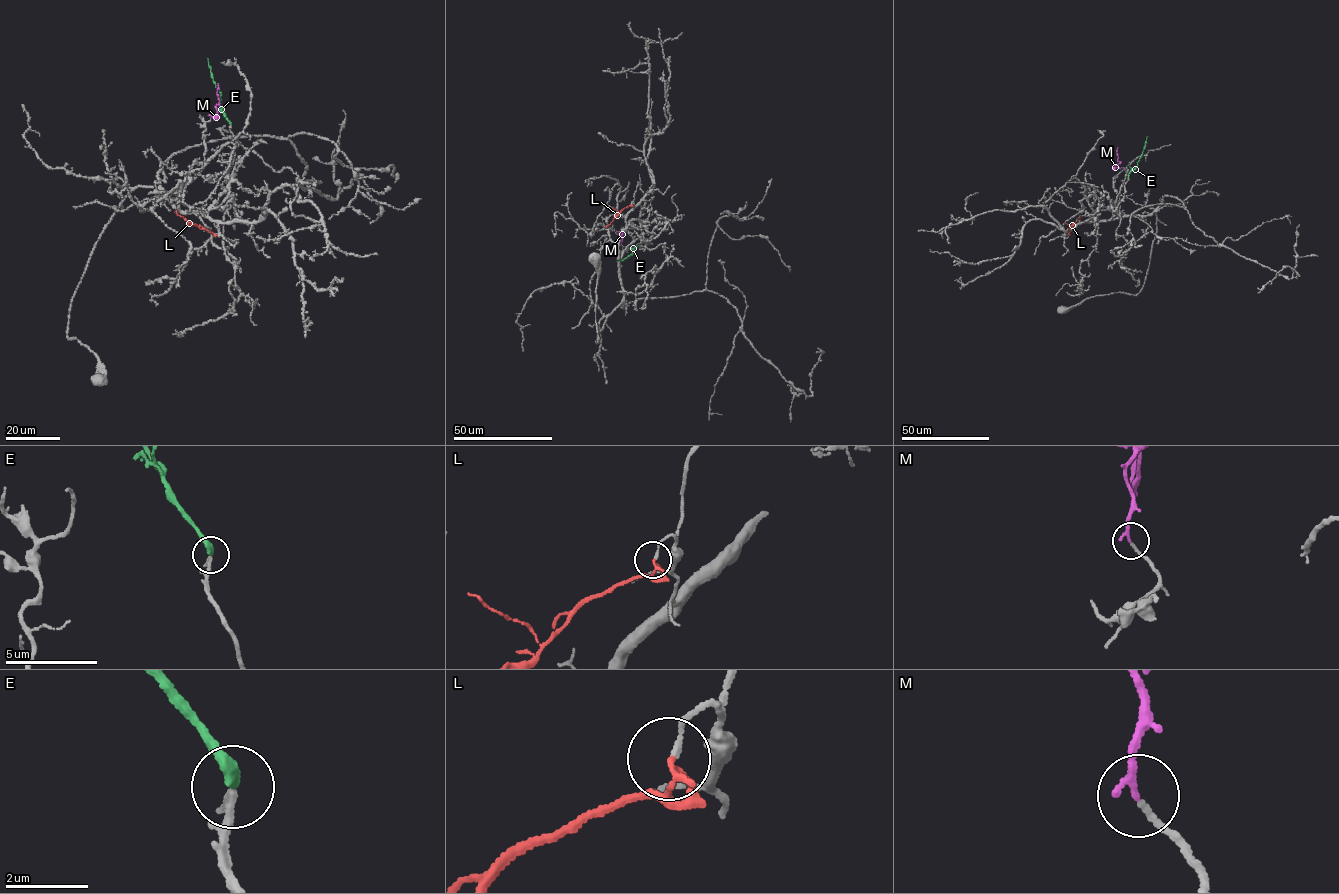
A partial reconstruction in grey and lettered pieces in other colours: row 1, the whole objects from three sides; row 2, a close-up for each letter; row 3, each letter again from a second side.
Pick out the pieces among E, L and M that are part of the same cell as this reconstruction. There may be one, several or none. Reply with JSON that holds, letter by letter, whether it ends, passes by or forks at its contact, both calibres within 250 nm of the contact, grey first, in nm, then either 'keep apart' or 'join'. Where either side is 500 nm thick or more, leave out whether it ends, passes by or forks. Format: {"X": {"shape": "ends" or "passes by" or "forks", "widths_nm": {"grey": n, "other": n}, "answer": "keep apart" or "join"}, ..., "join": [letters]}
{"E": {"shape": "ends", "widths_nm": {"grey": 220, "other": 380}, "answer": "join"}, "L": {"shape": "ends", "widths_nm": {"grey": 120, "other": 160}, "answer": "keep apart"}, "M": {"shape": "ends", "widths_nm": {"grey": 130, "other": 200}, "answer": "join"}, "join": ["E", "M"]}

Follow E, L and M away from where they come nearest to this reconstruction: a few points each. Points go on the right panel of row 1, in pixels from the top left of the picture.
E: (1128, 178), (1137, 166), (1148, 136)
L: (1067, 234), (1081, 215)
M: (1123, 168), (1115, 167), (1121, 162), (1118, 161), (1118, 147)

